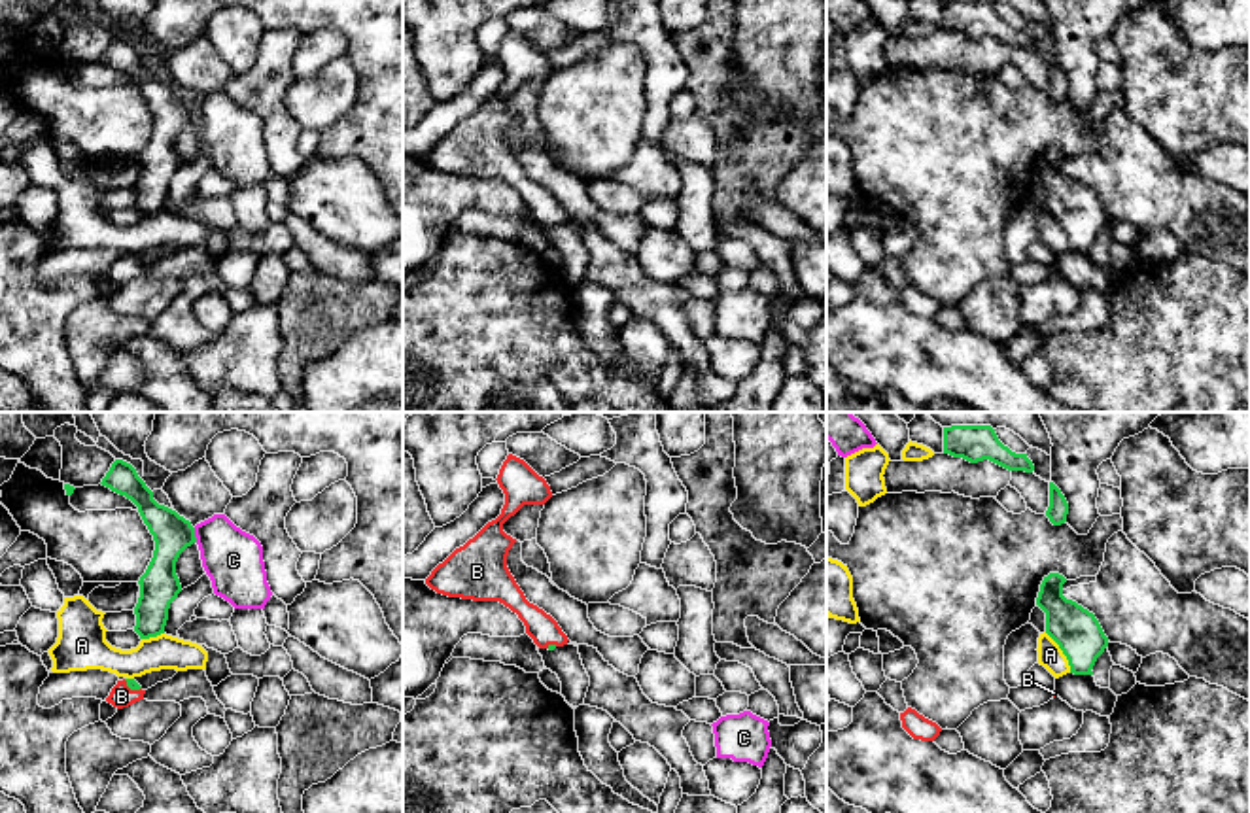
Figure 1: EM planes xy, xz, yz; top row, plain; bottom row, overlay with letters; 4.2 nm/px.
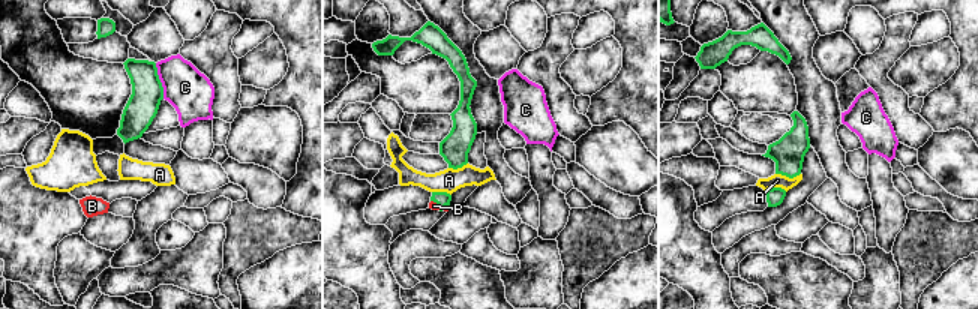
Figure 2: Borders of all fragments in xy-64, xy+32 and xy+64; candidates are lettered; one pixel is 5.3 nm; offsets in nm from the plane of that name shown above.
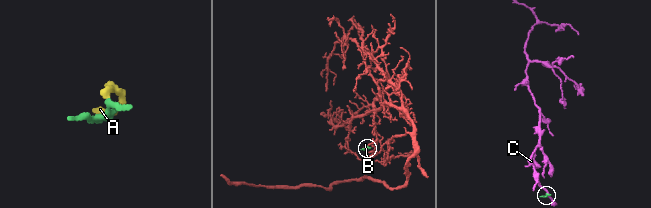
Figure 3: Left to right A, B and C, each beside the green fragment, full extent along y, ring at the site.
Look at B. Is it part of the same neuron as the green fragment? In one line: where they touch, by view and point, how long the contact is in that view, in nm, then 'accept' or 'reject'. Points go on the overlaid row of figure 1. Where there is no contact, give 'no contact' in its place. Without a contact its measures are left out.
contact xy (131, 689); length 90 nm; accept

